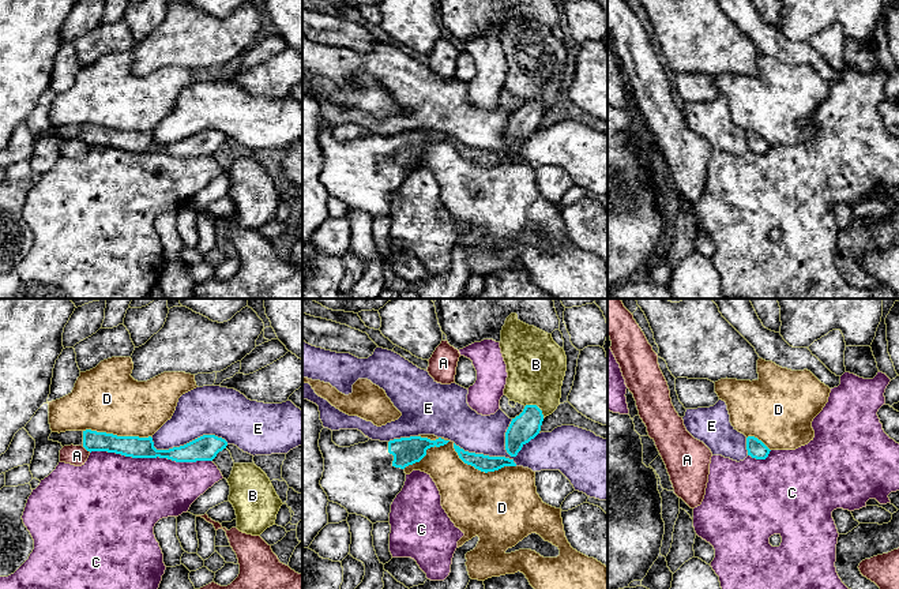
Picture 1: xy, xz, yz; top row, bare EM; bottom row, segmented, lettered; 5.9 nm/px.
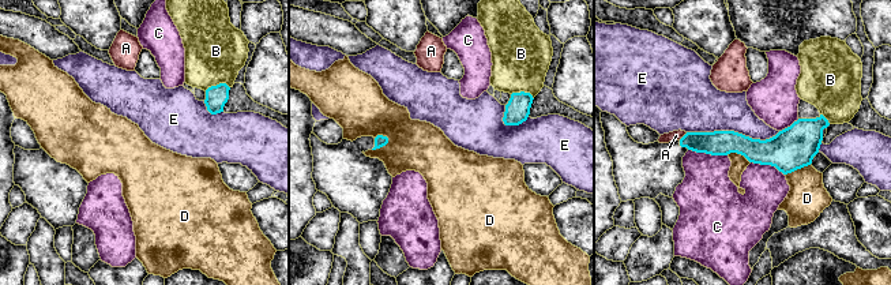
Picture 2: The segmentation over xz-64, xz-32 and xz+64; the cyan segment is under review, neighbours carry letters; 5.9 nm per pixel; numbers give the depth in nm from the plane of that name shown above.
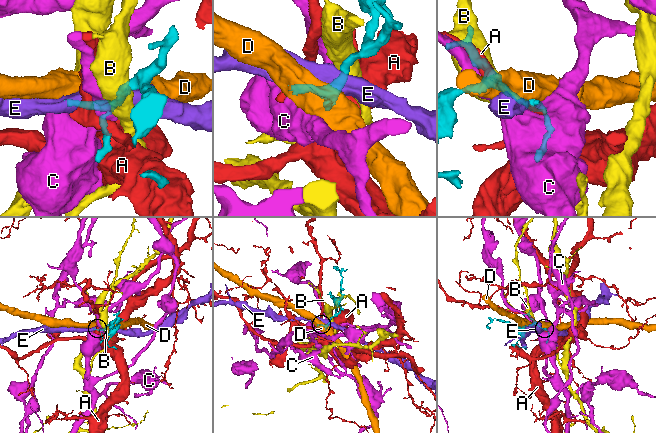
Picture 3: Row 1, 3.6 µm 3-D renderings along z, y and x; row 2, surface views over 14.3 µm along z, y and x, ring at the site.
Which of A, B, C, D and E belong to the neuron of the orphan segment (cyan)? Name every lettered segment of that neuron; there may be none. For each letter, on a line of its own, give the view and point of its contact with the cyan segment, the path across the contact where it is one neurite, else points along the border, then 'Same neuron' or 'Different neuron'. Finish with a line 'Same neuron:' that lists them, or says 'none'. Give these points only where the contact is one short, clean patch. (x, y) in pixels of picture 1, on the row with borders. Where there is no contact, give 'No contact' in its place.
A: Touches cyan at xy (86, 449). Different neuron
B: Touches cyan at xz (535, 405). Different neuron
C: Touches cyan at xy (151, 457). Different neuron
D: Touches cyan at xz (425, 451). Different neuron
E: Touches cyan at xz (496, 457). Different neuron
Same neuron: none

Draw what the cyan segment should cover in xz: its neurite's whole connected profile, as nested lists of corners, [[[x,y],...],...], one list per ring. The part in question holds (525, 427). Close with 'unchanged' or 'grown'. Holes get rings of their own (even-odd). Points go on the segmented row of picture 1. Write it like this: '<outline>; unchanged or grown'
[[[526,405],[523,412],[512,419],[505,432],[507,453],[516,457],[522,447],[539,434],[542,421],[542,410],[537,405]]]; unchanged

